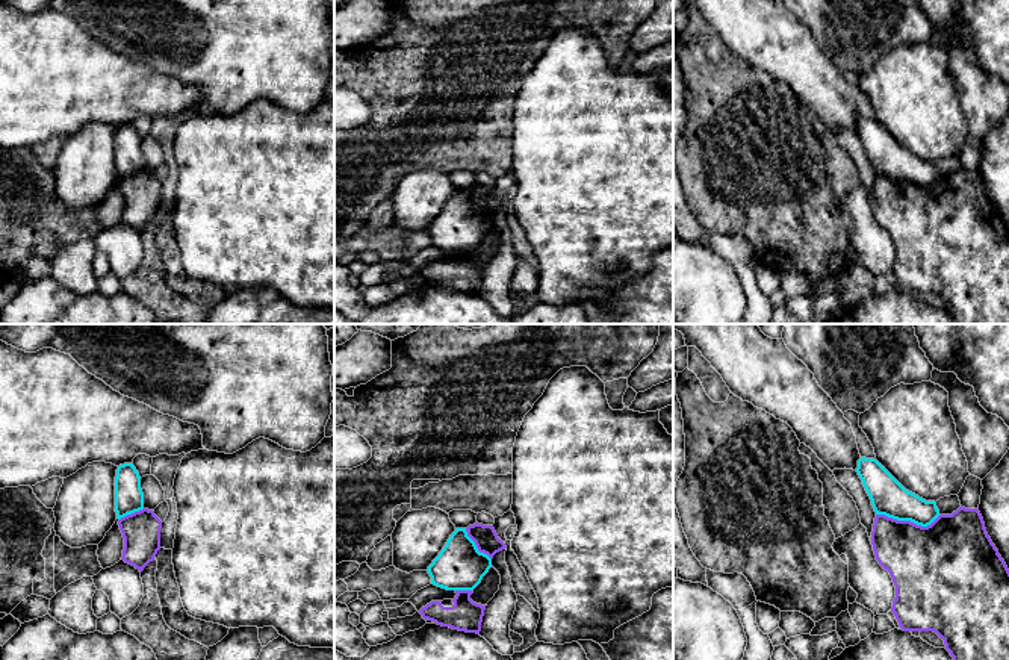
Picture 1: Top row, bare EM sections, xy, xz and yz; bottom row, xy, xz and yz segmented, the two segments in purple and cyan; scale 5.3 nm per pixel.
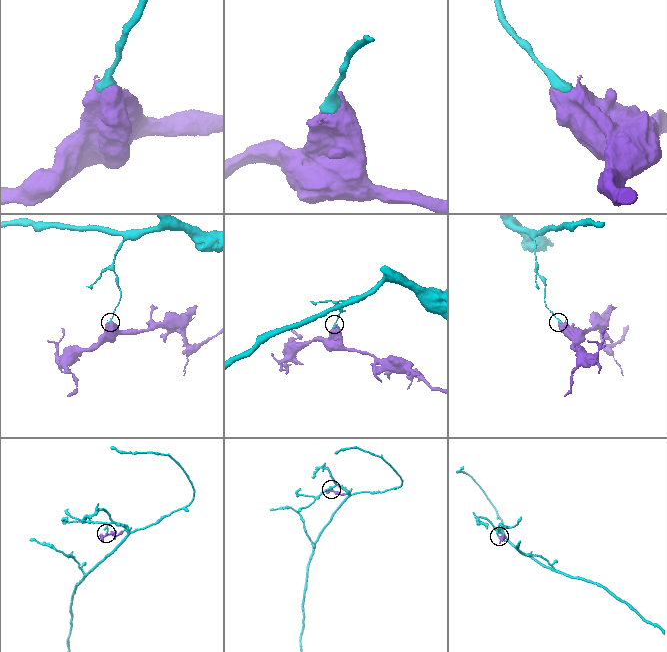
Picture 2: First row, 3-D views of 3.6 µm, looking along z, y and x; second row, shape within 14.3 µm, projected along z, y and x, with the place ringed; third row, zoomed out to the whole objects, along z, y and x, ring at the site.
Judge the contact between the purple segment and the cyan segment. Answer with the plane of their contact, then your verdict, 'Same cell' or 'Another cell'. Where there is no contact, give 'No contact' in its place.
Touches purple in yz. Another cell

